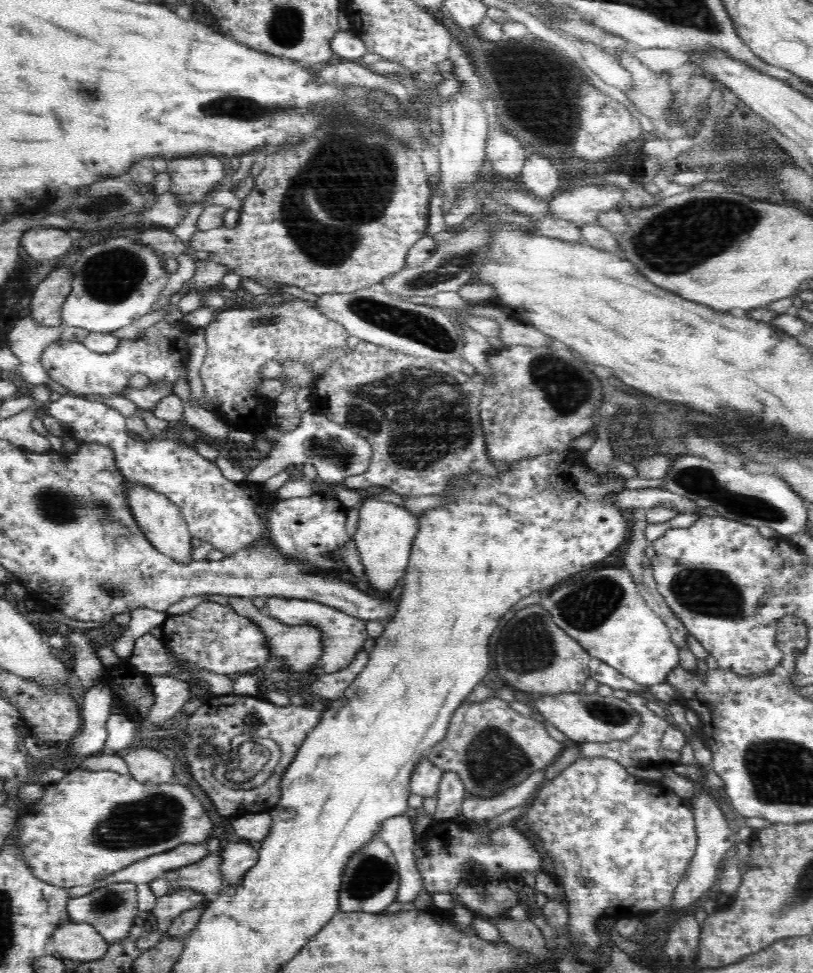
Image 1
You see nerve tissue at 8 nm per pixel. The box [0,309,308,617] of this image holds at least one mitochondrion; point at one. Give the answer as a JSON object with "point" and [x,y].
{"point":[52,504]}

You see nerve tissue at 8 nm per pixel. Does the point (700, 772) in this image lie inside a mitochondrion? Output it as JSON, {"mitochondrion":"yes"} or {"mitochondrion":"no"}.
{"mitochondrion":"no"}

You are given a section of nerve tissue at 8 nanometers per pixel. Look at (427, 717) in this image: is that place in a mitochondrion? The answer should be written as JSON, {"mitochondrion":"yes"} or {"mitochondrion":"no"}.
{"mitochondrion":"no"}

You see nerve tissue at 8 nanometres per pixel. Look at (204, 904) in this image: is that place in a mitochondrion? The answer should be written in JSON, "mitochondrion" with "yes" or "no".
{"mitochondrion":"no"}

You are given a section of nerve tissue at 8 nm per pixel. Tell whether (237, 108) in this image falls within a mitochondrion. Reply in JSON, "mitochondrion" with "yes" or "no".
{"mitochondrion":"yes"}

